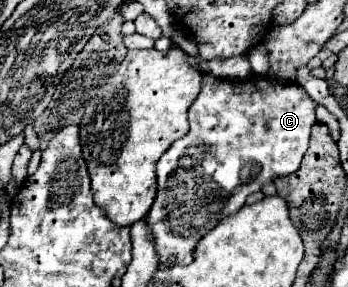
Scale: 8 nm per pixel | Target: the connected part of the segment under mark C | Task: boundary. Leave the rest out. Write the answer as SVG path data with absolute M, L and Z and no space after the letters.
M204 74L204 80L202 80L202 90L198 94L198 98L192 102L190 110L188 110L188 122L190 122L190 130L186 136L178 138L166 152L164 156L160 158L158 162L158 192L156 192L156 198L154 198L154 204L150 208L150 212L146 214L146 224L150 228L150 236L152 236L152 242L158 250L158 258L162 262L162 266L188 266L194 258L194 248L196 244L202 240L202 236L206 236L222 218L226 216L232 216L236 214L246 198L254 192L260 192L262 186L270 184L274 178L278 176L288 176L292 174L294 170L298 170L300 166L300 160L308 148L308 138L310 138L310 130L312 126L316 124L316 114L314 114L314 100L298 86L298 84L290 84L290 82L280 82L276 78L270 78L270 76L260 76L260 78L252 78L252 80L246 80L246 82L226 82L226 78L214 78L212 74Z

